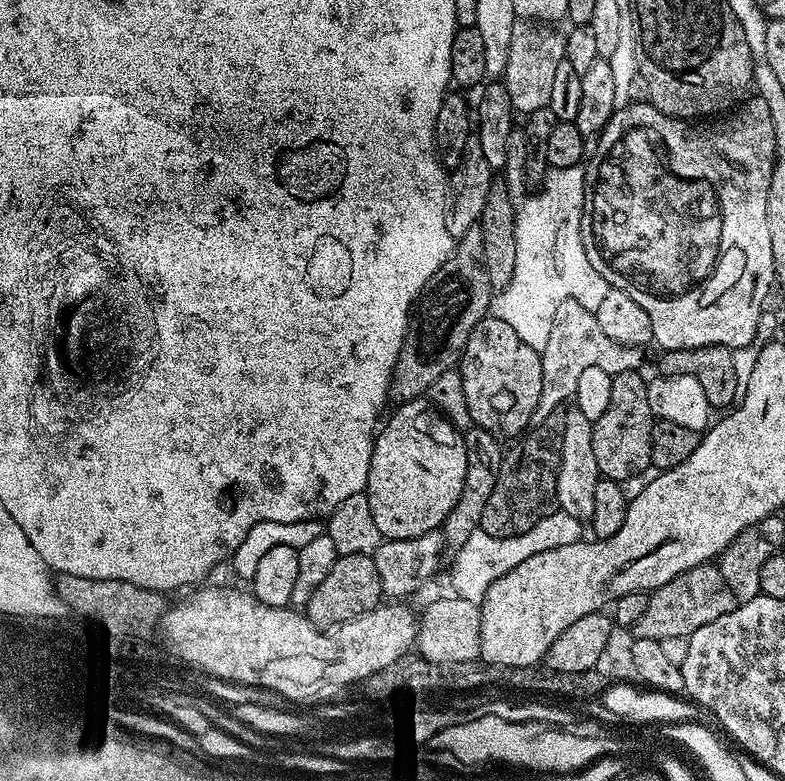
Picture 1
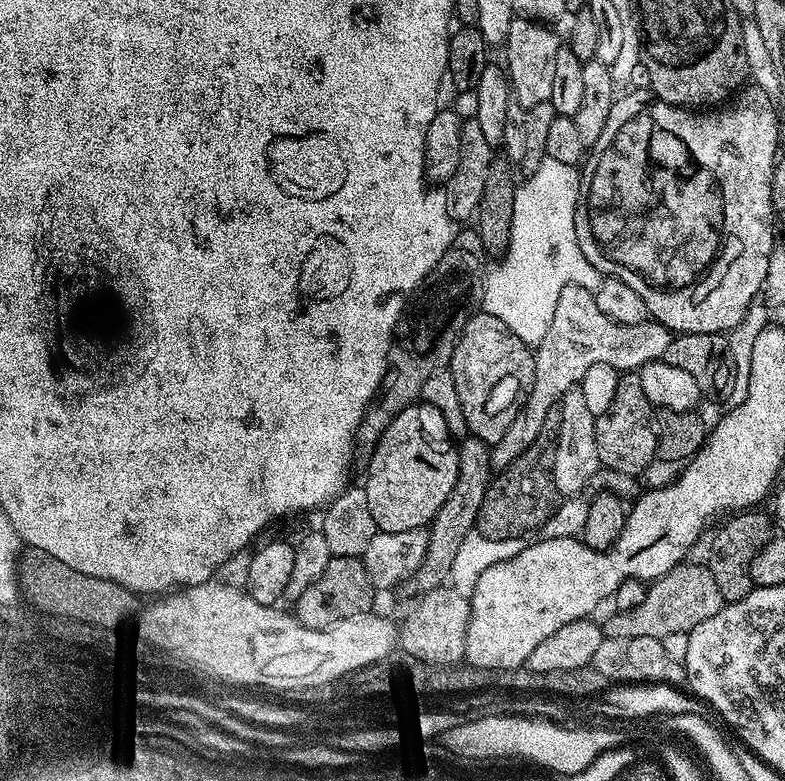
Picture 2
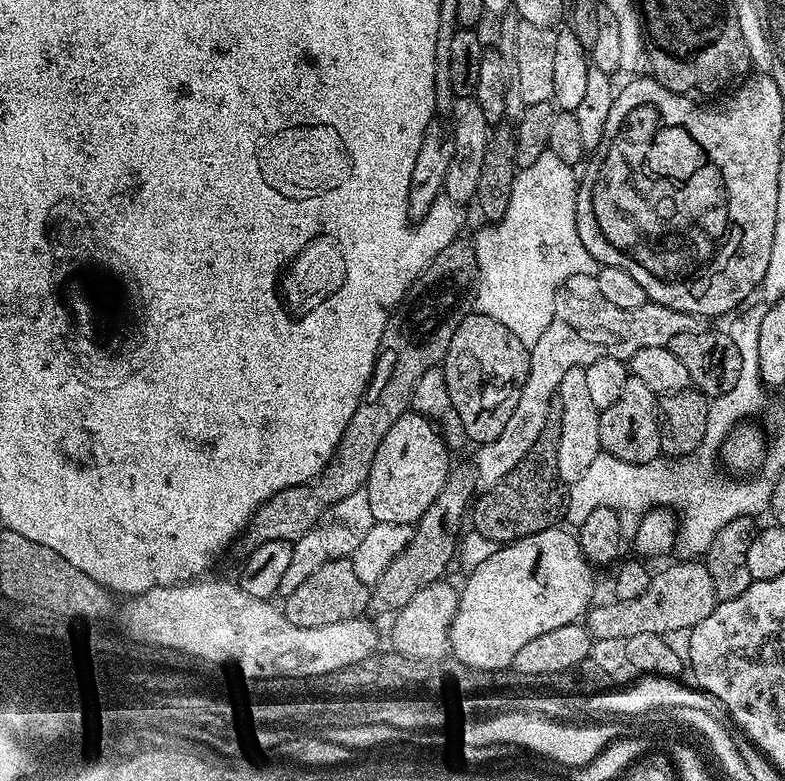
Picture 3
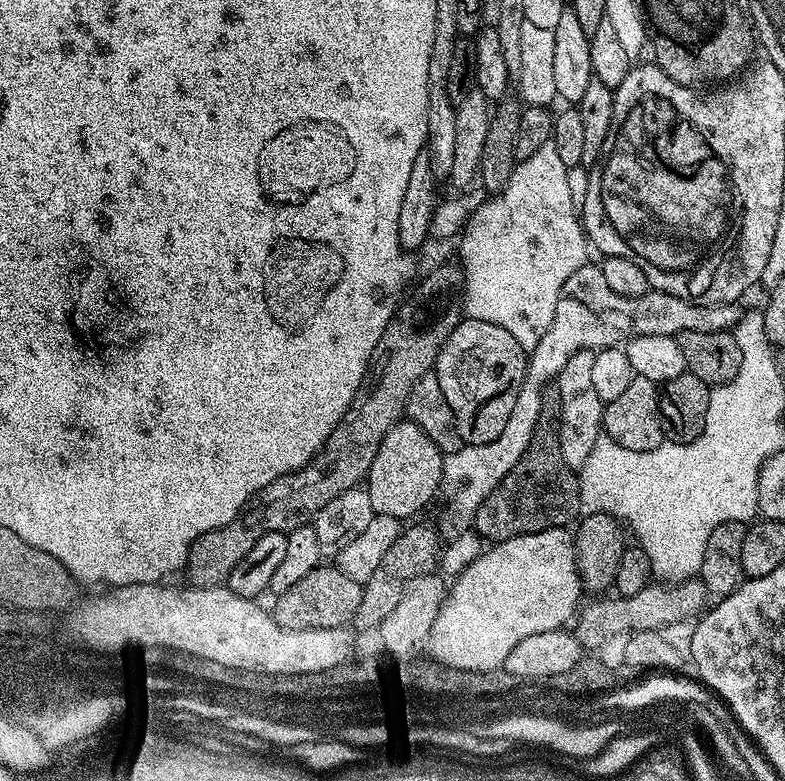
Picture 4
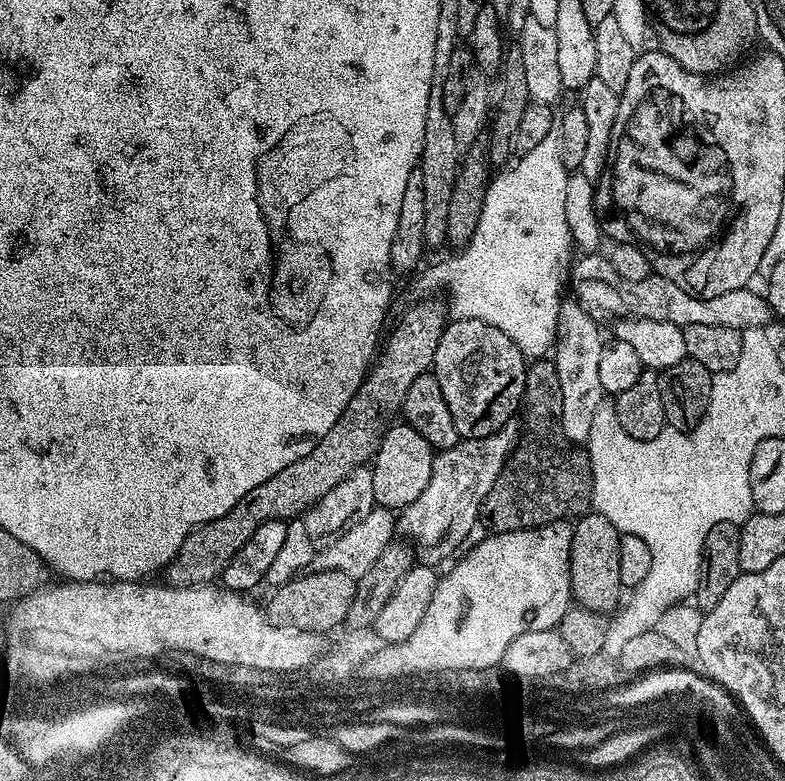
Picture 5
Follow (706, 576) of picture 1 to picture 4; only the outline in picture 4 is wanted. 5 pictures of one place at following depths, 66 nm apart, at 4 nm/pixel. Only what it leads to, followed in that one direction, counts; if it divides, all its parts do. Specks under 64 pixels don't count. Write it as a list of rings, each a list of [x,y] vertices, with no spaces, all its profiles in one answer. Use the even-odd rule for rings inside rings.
[[[699,578],[680,580],[677,584],[653,582],[633,596],[617,595],[616,600],[600,599],[604,598],[593,599],[596,600],[593,604],[585,603],[575,617],[574,631],[581,649],[600,650],[596,648],[611,640],[619,641],[625,634],[655,632],[679,620],[691,620],[699,617],[708,604],[706,586]]]

